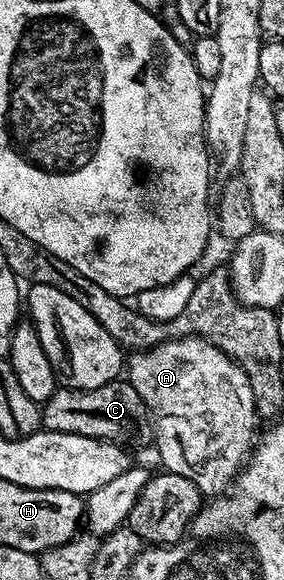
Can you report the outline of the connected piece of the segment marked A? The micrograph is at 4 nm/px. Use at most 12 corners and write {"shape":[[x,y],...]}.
{"shape":[[208,339],[128,359],[161,466],[229,491],[256,439],[241,365]]}

